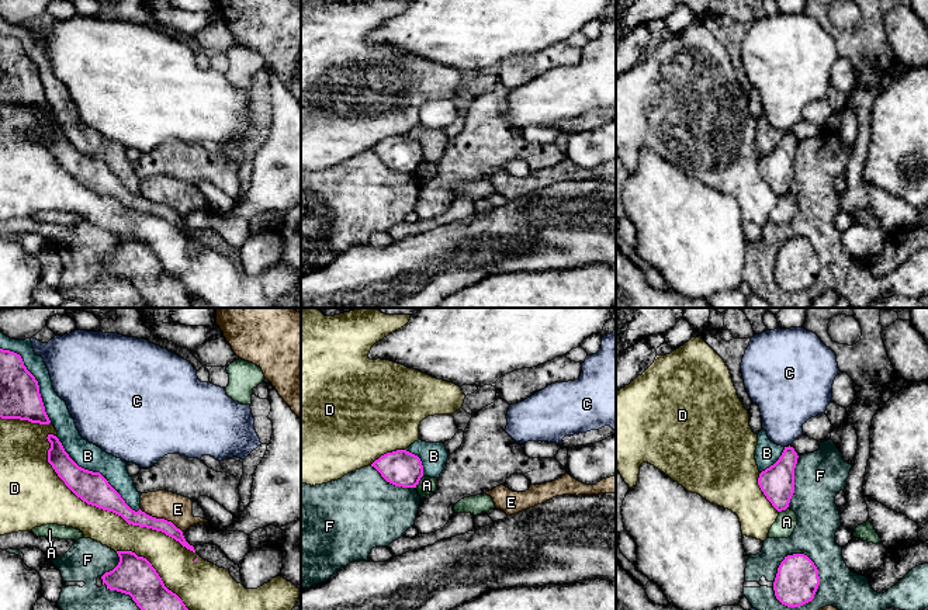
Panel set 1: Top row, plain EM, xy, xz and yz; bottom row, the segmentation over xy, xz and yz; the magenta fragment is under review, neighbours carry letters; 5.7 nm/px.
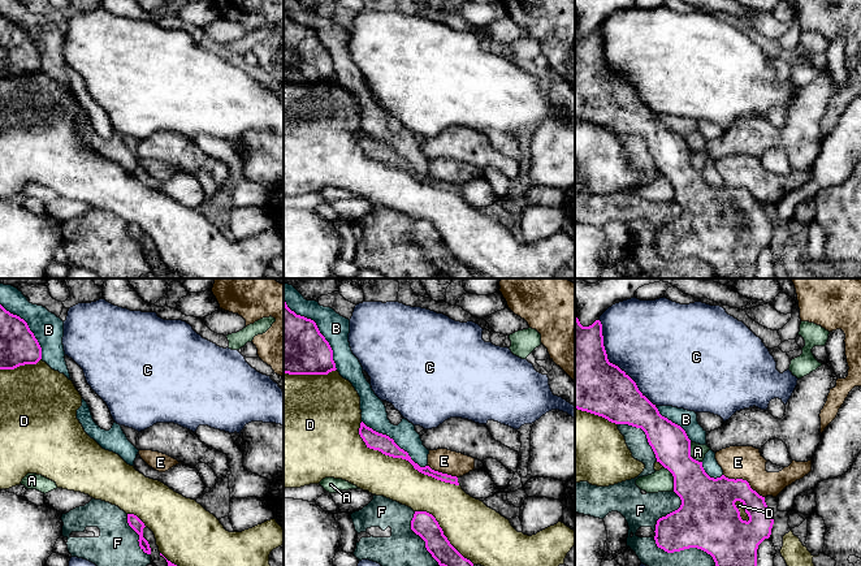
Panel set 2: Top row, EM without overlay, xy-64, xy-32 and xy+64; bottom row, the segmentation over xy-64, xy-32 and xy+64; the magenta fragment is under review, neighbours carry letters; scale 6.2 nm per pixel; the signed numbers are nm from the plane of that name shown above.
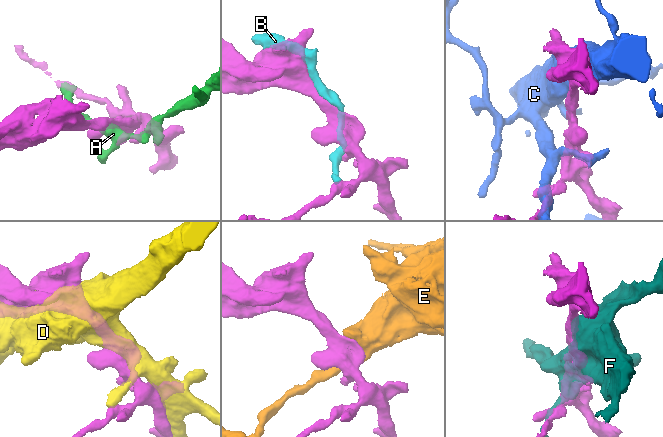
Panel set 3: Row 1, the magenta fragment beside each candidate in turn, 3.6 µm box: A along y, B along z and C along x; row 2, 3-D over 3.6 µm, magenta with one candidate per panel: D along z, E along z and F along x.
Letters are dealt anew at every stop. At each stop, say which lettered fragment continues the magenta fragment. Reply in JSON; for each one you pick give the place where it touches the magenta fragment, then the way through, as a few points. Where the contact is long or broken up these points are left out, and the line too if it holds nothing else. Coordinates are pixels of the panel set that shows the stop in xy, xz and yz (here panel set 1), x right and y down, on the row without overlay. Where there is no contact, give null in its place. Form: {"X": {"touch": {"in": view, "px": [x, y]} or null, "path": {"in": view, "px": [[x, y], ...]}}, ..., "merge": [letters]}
{"merge": []}

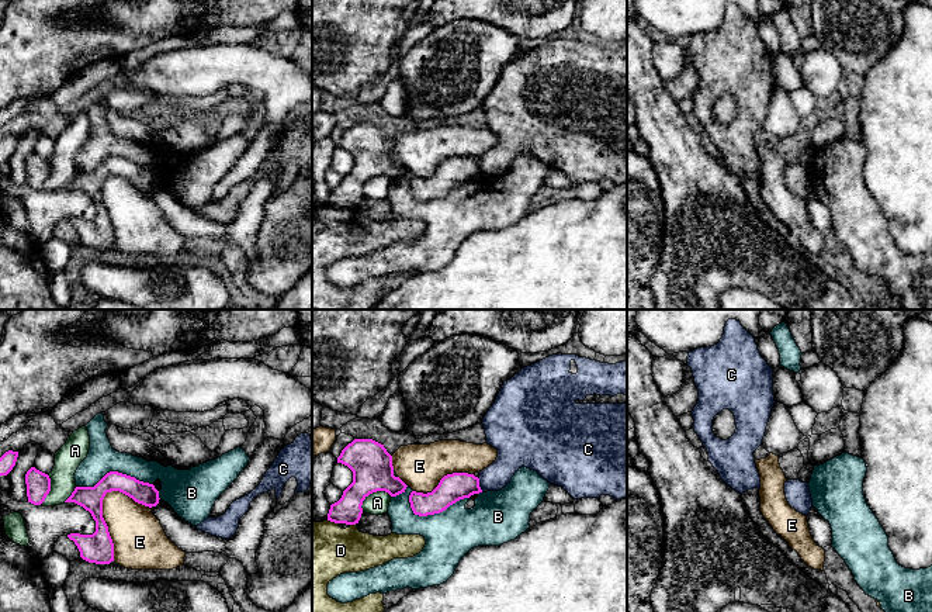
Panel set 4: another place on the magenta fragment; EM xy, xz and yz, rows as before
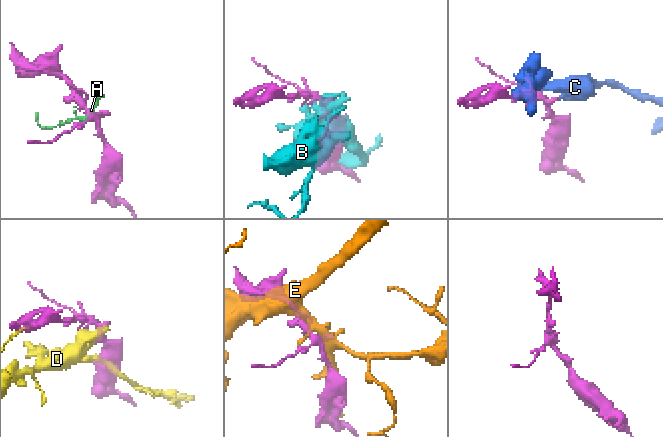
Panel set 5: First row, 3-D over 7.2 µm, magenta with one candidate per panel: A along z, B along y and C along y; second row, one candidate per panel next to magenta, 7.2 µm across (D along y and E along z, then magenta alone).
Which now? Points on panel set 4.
{"merge": []}

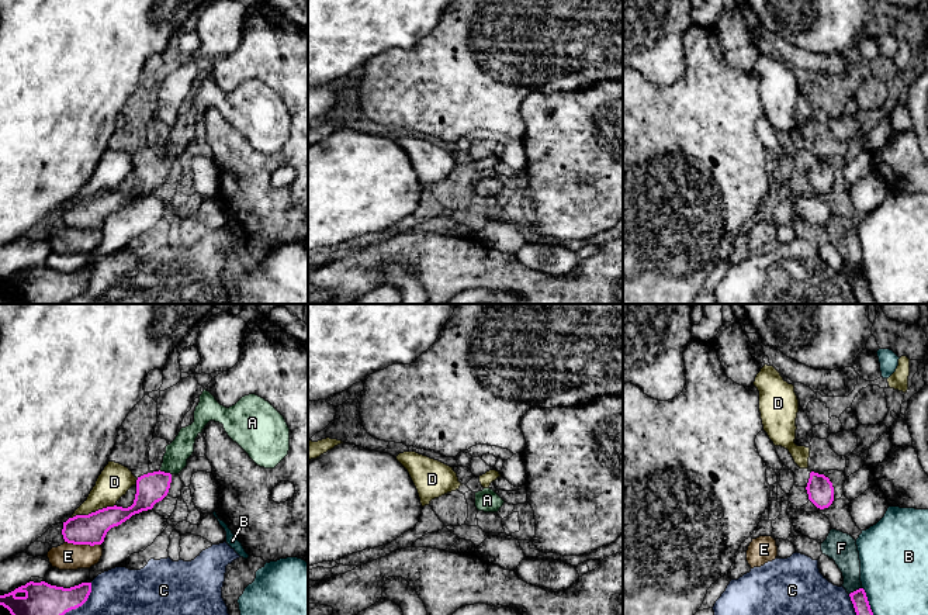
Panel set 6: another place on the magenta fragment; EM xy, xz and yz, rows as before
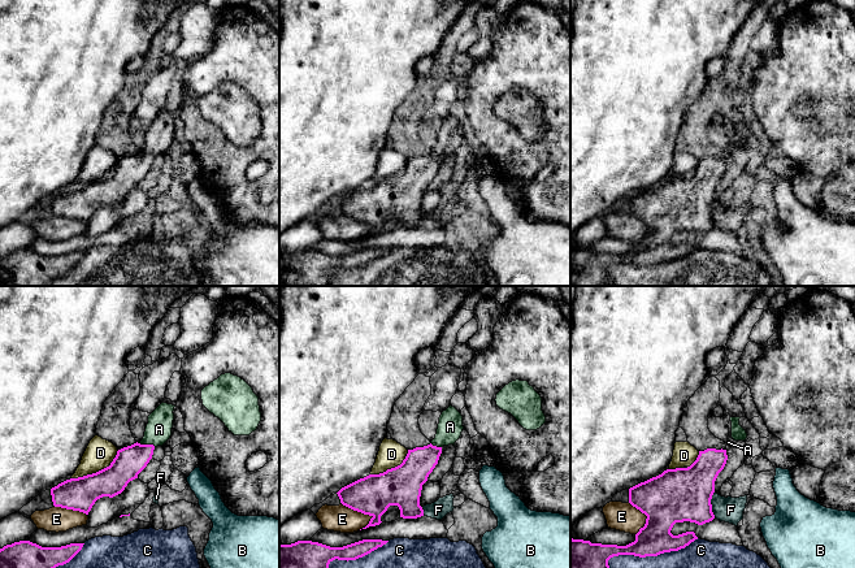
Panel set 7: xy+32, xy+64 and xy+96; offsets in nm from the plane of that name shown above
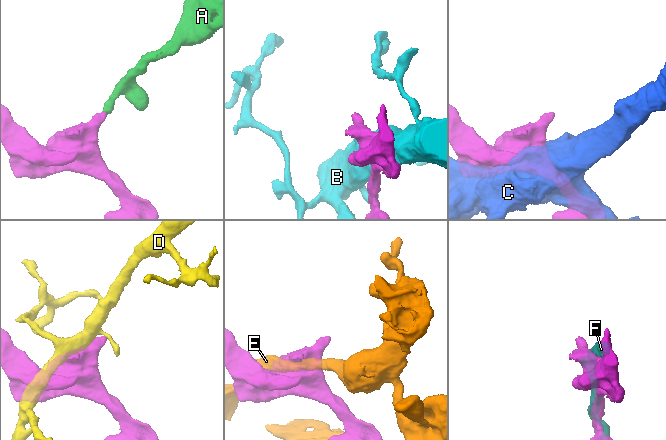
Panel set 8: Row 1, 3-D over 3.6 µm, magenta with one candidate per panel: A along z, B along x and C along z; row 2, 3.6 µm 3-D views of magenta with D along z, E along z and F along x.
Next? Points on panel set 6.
{"A": {"touch": {"in": "xy", "px": [163, 156]}, "path": {"in": "xy", "px": [[152, 172], [163, 156], [175, 144]]}}, "merge": ["A"]}

